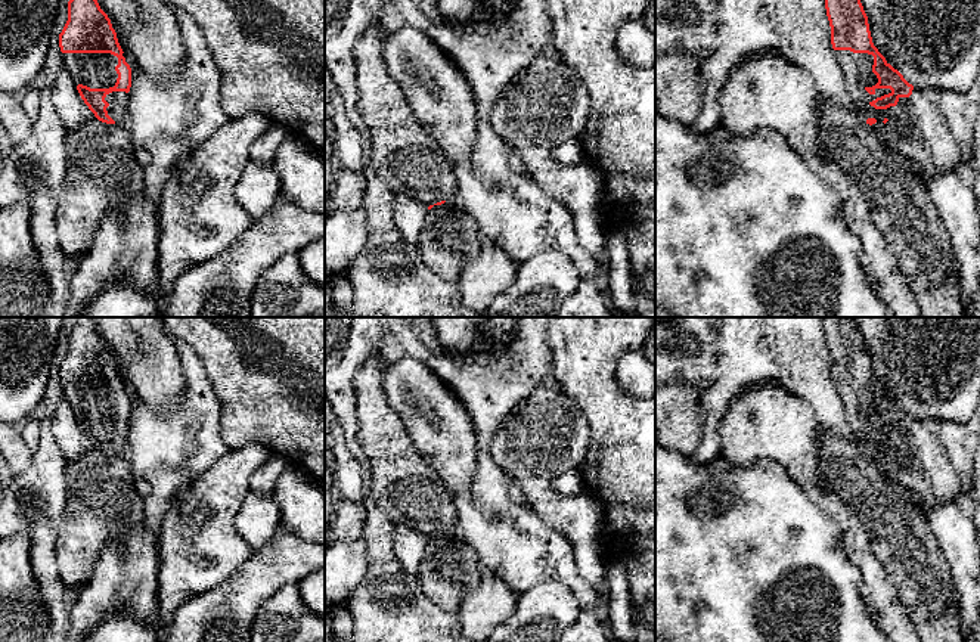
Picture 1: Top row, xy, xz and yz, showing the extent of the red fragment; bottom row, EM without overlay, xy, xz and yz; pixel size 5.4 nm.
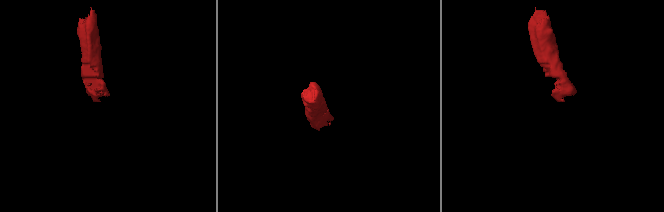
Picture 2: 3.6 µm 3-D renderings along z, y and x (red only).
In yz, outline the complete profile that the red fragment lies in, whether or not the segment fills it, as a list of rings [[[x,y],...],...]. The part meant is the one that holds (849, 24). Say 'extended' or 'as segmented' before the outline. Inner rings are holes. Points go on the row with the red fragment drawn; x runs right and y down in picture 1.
extended | [[[825,0],[831,27],[831,44],[844,72],[855,111],[925,177],[955,171],[961,174],[961,152],[933,100],[933,94],[915,89],[894,69],[872,43],[868,16],[860,0]]]

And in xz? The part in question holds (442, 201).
extended | [[[458,198],[428,207],[418,246],[424,263],[441,279],[458,283],[462,270],[483,245],[475,220],[462,208]]]

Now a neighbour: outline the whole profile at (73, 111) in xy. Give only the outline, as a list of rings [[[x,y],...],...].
[[[65,66],[58,71],[52,84],[50,102],[66,131],[74,131],[90,121],[89,106],[81,99],[77,84]]]

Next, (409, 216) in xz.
[[[396,193],[393,204],[393,218],[404,242],[418,245],[427,214],[427,205],[401,193]]]

